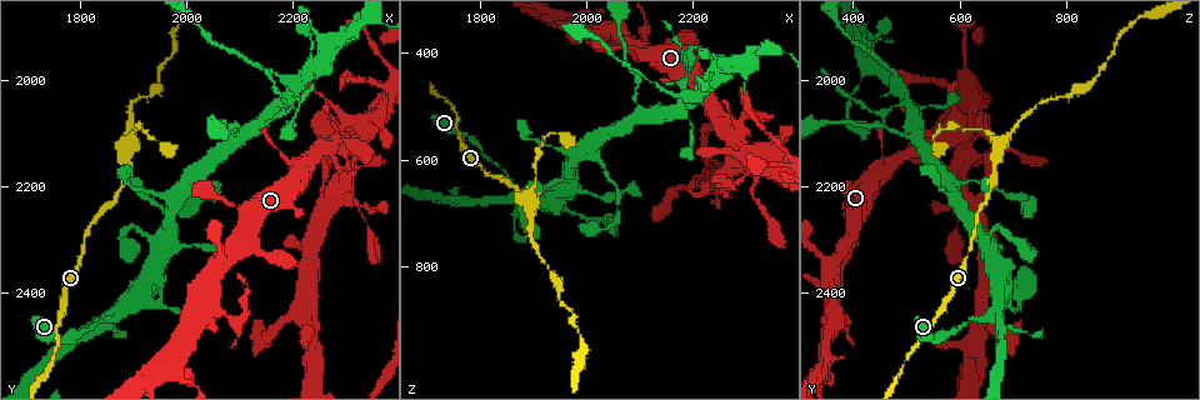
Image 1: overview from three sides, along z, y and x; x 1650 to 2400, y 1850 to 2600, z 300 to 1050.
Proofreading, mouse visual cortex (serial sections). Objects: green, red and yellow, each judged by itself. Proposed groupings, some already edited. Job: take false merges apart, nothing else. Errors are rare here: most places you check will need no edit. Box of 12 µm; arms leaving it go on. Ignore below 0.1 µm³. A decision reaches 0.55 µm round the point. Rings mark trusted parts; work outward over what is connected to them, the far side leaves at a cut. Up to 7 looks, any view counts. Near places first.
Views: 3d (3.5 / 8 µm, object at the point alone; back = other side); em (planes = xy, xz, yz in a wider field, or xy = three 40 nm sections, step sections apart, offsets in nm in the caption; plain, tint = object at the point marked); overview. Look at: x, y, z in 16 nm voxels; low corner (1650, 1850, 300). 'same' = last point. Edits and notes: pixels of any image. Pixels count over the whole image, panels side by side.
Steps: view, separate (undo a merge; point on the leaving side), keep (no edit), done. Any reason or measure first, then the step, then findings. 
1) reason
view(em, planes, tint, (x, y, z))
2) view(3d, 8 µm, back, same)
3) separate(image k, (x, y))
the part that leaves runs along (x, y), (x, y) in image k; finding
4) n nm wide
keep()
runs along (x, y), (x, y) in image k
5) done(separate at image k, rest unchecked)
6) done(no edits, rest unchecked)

branch point
view(3d, 3.5 µm, (2100, 2110, 515))

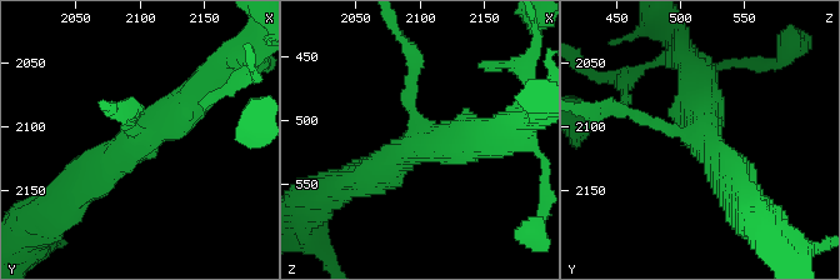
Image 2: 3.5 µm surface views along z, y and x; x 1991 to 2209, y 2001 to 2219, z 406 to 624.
need the tissue
view(em, xy, step 1, tint, (2102, 2112, 518))

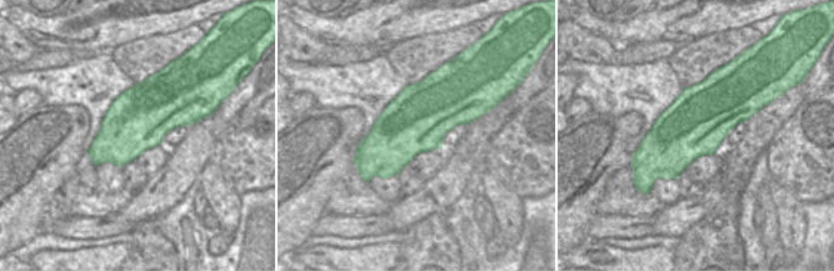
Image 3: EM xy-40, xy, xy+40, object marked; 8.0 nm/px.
3 arms; arms of 150, 450, 500 nm
keep()
runs along (80, 185), (206, 85) in image 2; all the same cell

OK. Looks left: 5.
two arms in line, one across
view(3d, 8 µm, (2200, 2010, 490))

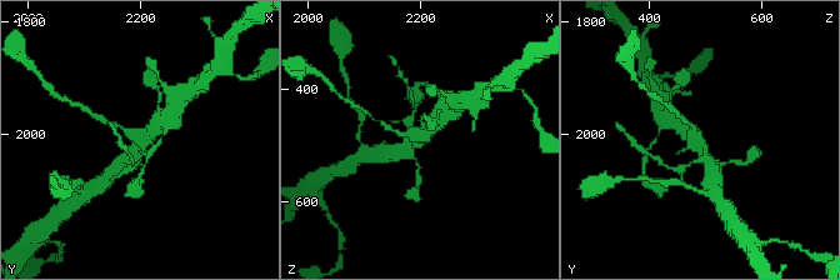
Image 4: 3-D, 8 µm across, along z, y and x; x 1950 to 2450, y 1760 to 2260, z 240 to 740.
zoom in
view(3d, 3.5 µm, (2200, 2010, 485))

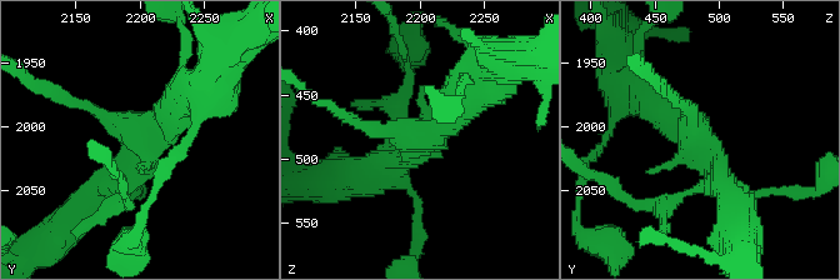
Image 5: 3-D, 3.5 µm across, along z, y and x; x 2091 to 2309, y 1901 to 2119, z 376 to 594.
shape alone is not enough
view(em, xy, step 2, tint, (2202, 2010, 486))

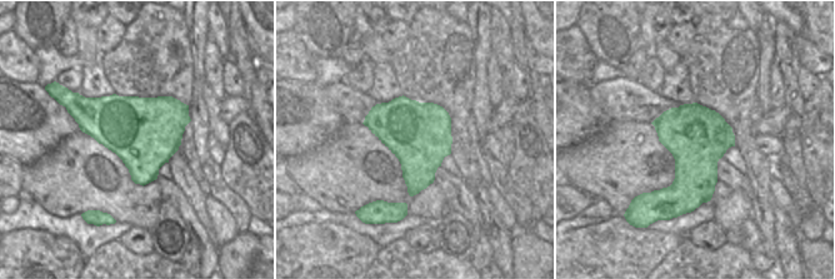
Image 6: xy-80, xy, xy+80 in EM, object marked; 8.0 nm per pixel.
keep()
runs along (94, 201), (186, 98) in image 5; one cell here

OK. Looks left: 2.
sharp bend
view(3d, 8 µm, (2085, 2440, 390))

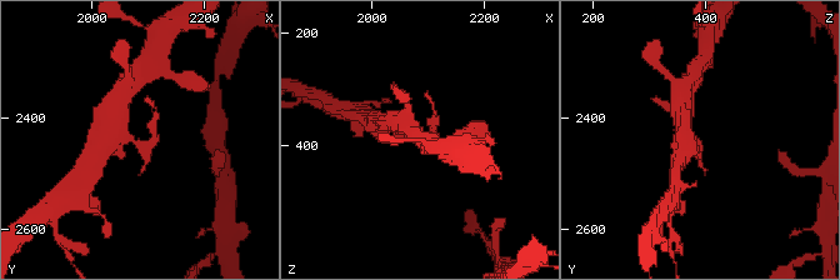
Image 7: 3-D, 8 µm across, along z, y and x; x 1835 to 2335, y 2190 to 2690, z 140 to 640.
shape alone is not enough
view(em, xy, step 2, tint, (2080, 2445, 390))

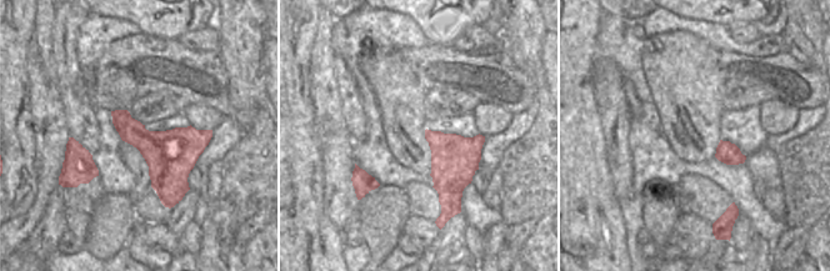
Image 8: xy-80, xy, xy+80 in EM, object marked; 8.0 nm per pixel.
260 nm wide
keep()
runs along (391, 123), (416, 138), (434, 125) in image 7; continuous, no second cell

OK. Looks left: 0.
done(no edits, rest unchecked)

